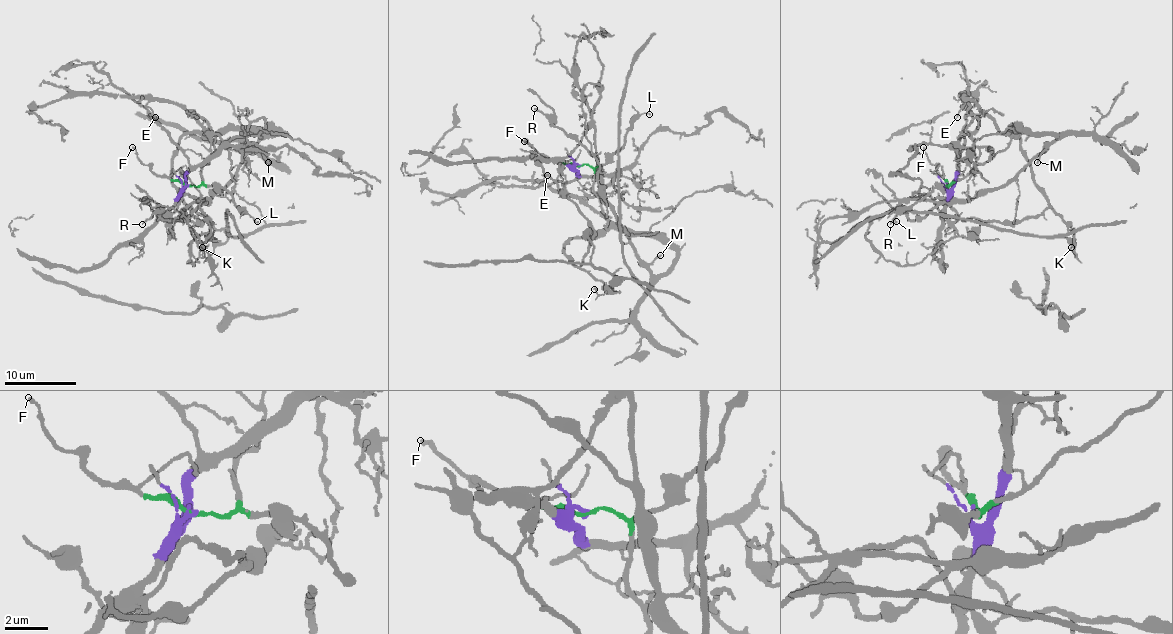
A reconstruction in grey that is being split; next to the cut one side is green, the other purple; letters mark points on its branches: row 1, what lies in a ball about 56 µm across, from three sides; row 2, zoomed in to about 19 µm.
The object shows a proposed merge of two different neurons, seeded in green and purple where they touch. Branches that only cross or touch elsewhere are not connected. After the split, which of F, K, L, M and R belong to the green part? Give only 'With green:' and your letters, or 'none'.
With green: F, K, L, M, R

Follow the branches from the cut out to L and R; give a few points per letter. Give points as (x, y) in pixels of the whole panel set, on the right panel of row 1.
L: (947, 186), (936, 186), (927, 195), (906, 205), (895, 216), (897, 222)
R: (947, 186), (988, 162), (1014, 128), (1057, 137), (1005, 184), (924, 216), (899, 213), (890, 223)

